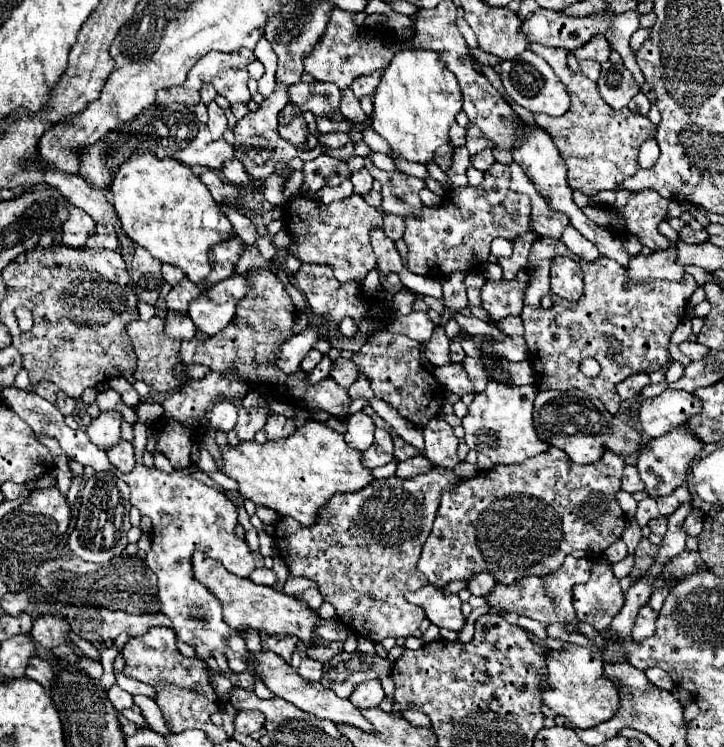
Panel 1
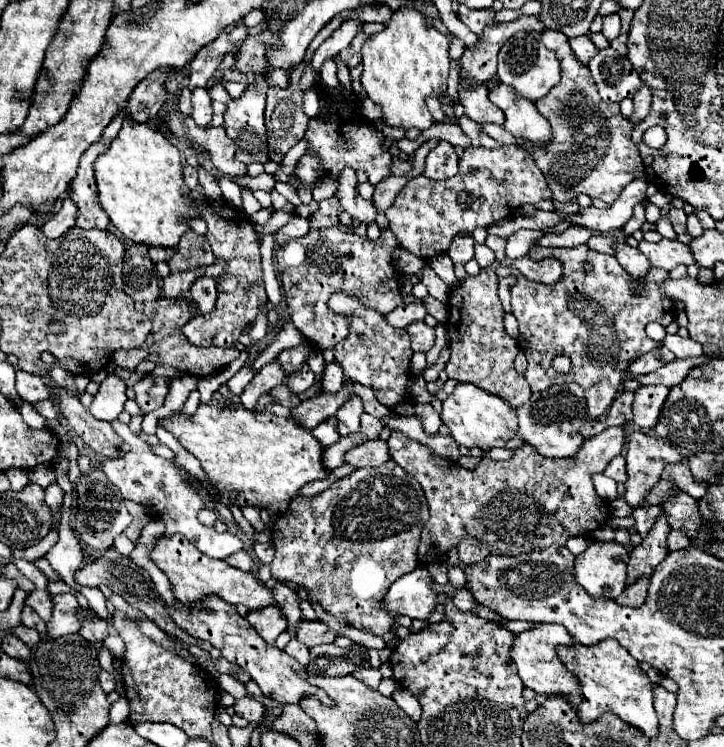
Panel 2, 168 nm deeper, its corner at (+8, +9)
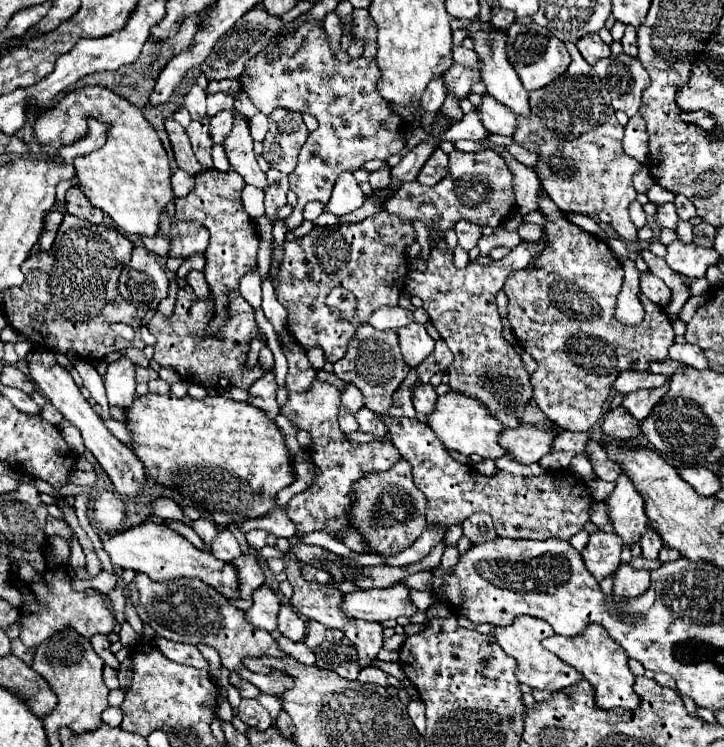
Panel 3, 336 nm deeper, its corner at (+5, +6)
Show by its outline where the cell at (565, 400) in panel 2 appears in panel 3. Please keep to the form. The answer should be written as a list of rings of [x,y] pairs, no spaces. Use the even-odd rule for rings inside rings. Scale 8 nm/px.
[[[527,423],[515,429],[505,429],[501,433],[501,445],[507,447],[511,457],[515,457],[519,463],[537,463],[551,451],[553,441],[559,433],[561,431],[557,427],[539,429]]]

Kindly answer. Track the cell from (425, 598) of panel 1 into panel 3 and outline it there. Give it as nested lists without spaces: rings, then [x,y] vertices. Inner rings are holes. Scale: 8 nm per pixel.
[[[397,583],[387,589],[367,589],[347,593],[341,609],[355,619],[367,621],[387,621],[397,619],[399,615],[413,617],[419,609],[411,601],[411,589],[403,583]]]

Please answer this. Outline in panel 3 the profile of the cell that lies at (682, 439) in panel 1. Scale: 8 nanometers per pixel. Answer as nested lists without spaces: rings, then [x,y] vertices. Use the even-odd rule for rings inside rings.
[[[621,473],[615,481],[615,491],[607,497],[605,505],[609,507],[609,519],[613,521],[613,527],[623,543],[629,545],[633,541],[639,541],[647,525],[645,501],[625,473]]]

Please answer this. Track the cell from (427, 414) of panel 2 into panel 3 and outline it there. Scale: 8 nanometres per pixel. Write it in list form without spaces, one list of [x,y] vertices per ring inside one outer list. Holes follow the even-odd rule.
[[[431,383],[421,385],[413,391],[413,407],[417,413],[431,415],[435,411],[435,403],[437,403],[437,393]]]

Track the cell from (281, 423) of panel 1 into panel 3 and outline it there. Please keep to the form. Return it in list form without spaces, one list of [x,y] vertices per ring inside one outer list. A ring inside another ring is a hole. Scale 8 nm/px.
[[[291,343],[289,347],[281,345],[281,349],[289,361],[289,373],[285,377],[287,393],[305,393],[315,379],[315,369],[307,359],[307,351],[297,343]]]

